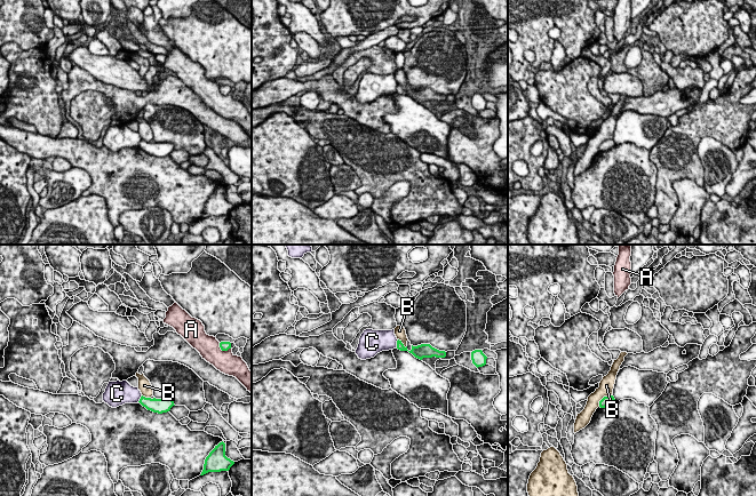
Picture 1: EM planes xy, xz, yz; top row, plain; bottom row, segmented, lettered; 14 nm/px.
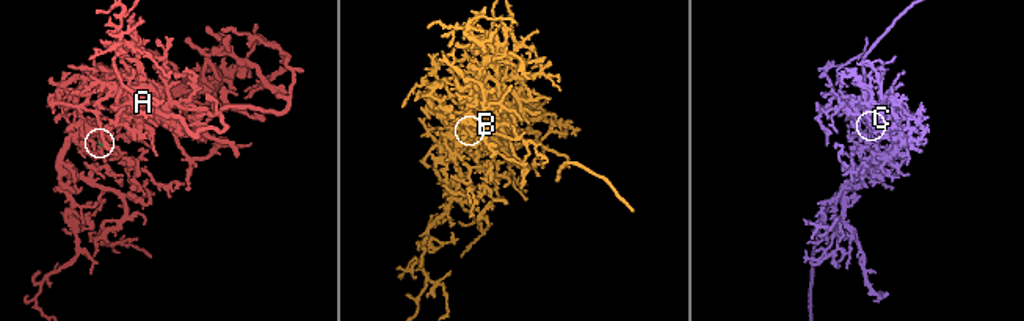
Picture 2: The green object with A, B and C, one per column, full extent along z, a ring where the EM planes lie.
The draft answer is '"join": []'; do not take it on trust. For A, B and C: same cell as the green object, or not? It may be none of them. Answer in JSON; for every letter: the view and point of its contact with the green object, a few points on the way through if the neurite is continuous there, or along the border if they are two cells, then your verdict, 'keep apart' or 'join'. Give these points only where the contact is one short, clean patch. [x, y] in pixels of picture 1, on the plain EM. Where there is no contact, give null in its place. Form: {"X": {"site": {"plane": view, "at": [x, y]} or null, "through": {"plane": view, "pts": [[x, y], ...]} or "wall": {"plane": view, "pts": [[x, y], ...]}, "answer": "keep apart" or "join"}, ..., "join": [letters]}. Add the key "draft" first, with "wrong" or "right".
{"draft": "right", "A": {"site": {"plane": "xy", "at": [223, 94]}, "answer": "keep apart"}, "B": {"site": {"plane": "yz", "at": [603, 142]}, "wall": {"plane": "yz", "pts": [[612, 138], [605, 140], [598, 150]]}, "answer": "keep apart"}, "C": {"site": {"plane": "xz", "at": [397, 88]}, "wall": {"plane": "xz", "pts": [[398, 84], [396, 92]]}, "answer": "keep apart"}, "join": []}

